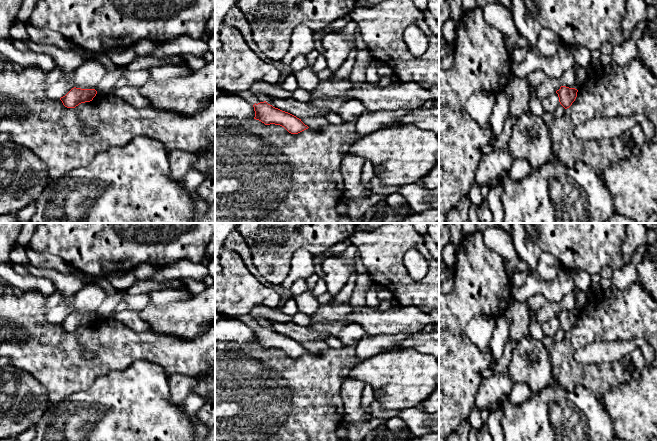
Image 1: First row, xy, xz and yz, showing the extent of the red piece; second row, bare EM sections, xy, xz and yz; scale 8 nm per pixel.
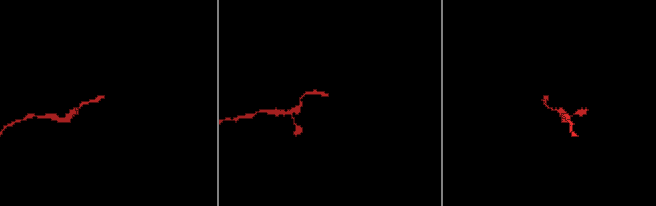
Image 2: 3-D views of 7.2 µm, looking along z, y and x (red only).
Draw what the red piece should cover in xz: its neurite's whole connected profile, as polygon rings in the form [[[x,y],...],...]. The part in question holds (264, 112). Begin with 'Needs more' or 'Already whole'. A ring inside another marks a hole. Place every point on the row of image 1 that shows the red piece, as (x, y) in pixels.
Already whole. [[[266,101],[254,104],[254,119],[265,125],[275,124],[284,127],[291,134],[298,134],[309,127],[296,116],[273,107]]]

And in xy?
Already whole. [[[72,88],[65,96],[61,97],[63,105],[67,108],[75,108],[81,103],[90,102],[96,96],[95,89]]]

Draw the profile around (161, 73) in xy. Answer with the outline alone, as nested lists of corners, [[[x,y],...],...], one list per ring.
[[[168,64],[159,67],[151,67],[148,71],[150,73],[151,80],[164,81],[174,77],[187,75],[191,72],[191,69],[189,67]]]

